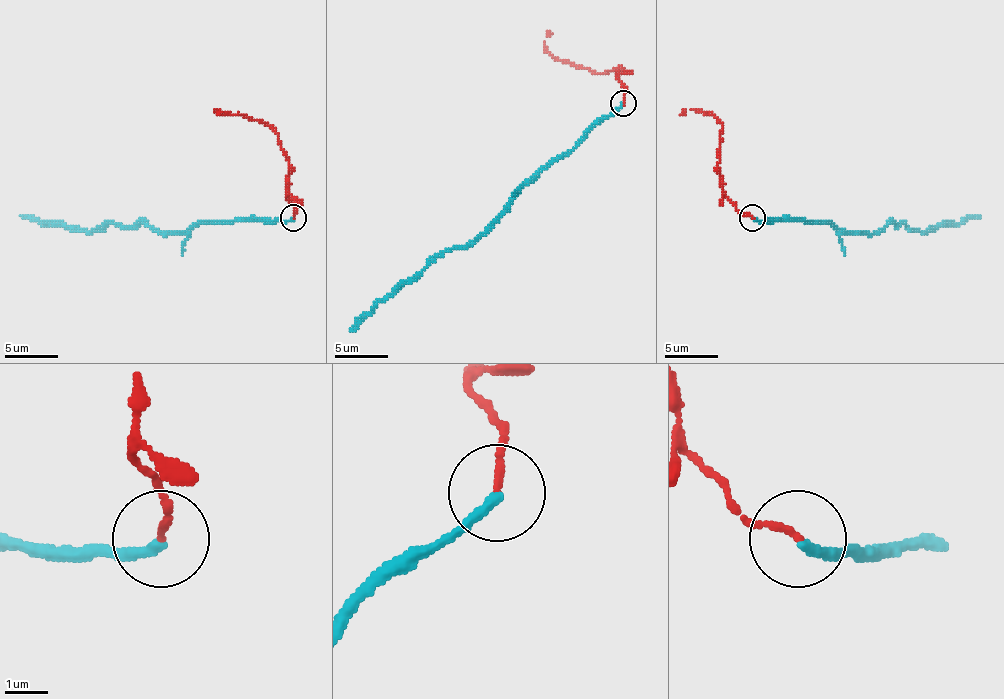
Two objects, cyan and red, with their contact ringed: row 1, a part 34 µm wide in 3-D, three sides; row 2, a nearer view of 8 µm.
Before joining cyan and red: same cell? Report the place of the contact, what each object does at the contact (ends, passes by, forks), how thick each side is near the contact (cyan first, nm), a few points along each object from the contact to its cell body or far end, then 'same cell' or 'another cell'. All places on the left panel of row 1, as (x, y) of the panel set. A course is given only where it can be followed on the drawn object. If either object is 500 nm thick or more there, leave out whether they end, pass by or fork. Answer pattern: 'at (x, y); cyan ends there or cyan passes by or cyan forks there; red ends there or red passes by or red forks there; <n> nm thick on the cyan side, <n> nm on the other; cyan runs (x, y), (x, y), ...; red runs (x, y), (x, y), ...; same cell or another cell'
at (293, 217); cyan ends there; red ends there; 240 nm thick on the cyan side, 170 nm on the other; cyan runs (294, 218), (198, 221), (185, 231), (158, 234), (140, 223), (73, 231), (20, 215); red runs (294, 218), (288, 191), (288, 162), (278, 136), (267, 125), (214, 109), (219, 114); another cell

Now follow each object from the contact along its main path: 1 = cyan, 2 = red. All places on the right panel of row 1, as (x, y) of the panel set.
1: (751, 218), (831, 221), (847, 231), (876, 234), (892, 223), (930, 231), (959, 226), (980, 215)
2: (751, 218), (722, 191), (717, 162), (722, 125), (698, 109), (680, 114)

